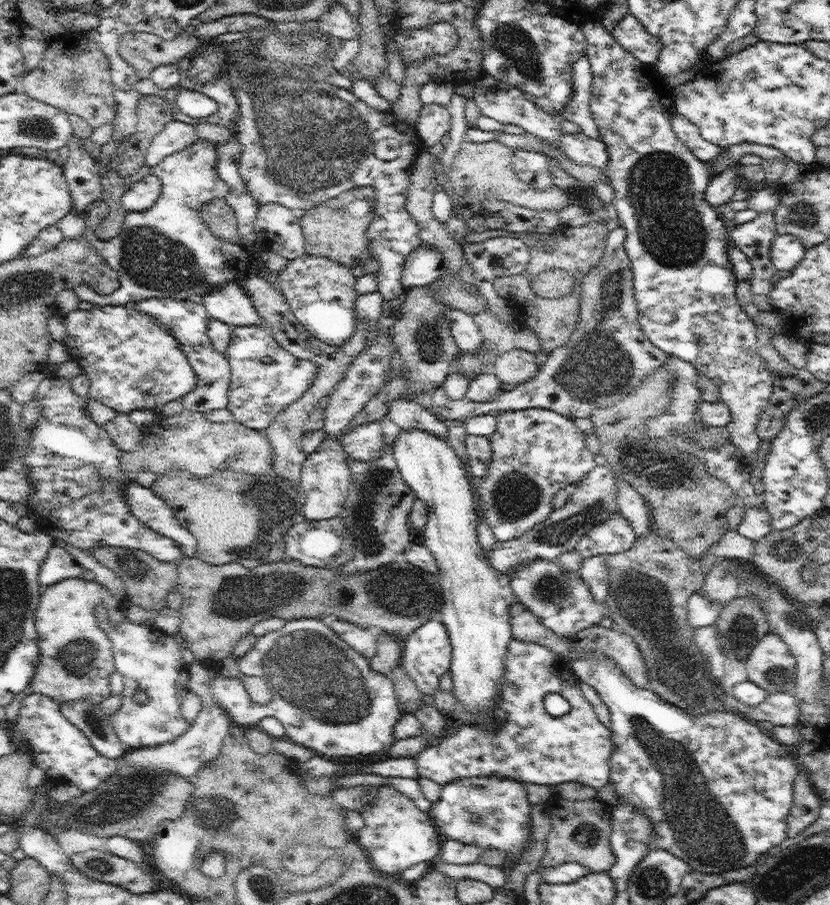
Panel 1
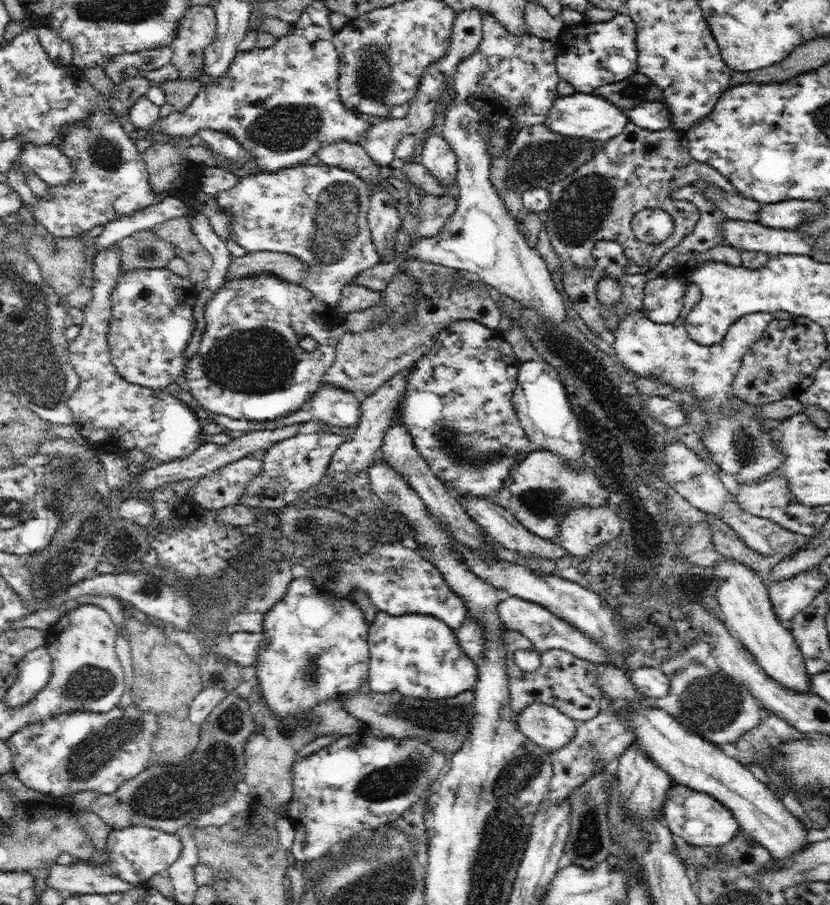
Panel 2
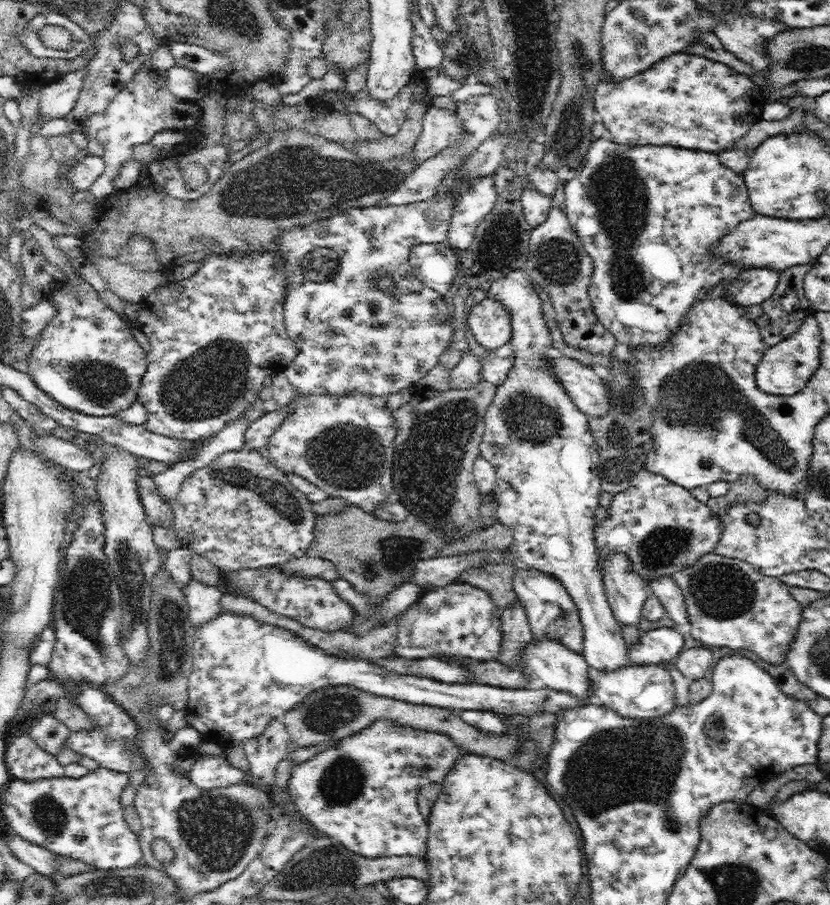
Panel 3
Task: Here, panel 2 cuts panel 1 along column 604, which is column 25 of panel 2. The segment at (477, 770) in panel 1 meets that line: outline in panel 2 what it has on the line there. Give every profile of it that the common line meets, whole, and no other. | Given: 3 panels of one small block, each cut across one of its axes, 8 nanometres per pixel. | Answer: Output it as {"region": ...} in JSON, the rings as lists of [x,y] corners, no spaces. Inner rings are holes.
{"region":[[[135,704],[120,709],[116,706],[108,713],[76,712],[53,716],[52,719],[27,725],[5,740],[12,754],[12,773],[30,789],[53,795],[56,799],[78,791],[112,794],[125,781],[143,772],[152,755],[152,746],[158,733],[158,716],[146,713]]]}

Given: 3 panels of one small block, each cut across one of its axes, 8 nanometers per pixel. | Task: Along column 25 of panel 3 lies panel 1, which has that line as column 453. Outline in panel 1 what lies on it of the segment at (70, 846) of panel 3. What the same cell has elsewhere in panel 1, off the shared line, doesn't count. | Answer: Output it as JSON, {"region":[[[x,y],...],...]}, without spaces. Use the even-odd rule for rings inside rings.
{"region":[[[478,776],[448,782],[438,800],[431,802],[429,813],[442,838],[474,844],[483,850],[504,850],[506,863],[518,861],[521,849],[530,841],[531,803],[527,797],[526,783],[504,776]]]}

